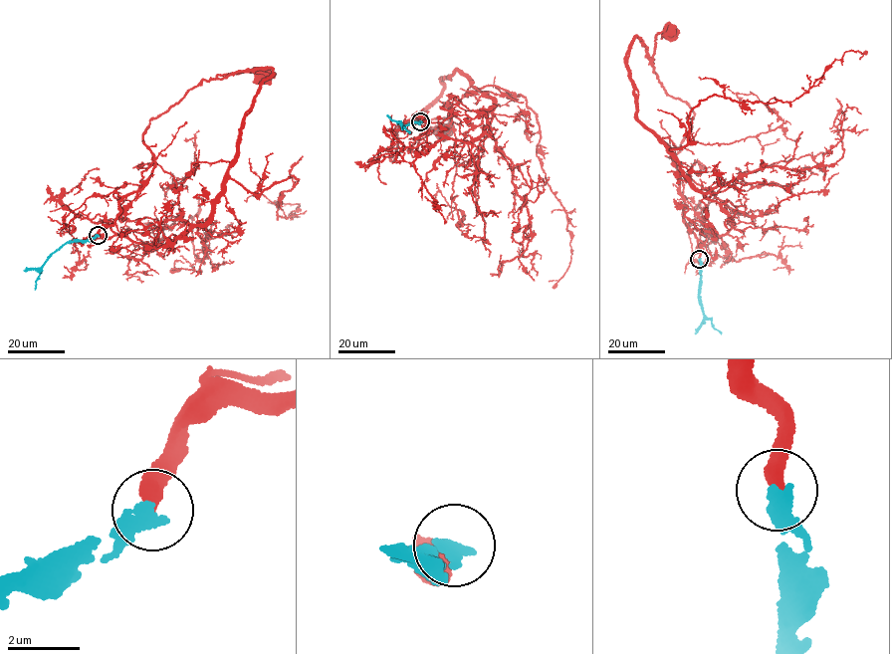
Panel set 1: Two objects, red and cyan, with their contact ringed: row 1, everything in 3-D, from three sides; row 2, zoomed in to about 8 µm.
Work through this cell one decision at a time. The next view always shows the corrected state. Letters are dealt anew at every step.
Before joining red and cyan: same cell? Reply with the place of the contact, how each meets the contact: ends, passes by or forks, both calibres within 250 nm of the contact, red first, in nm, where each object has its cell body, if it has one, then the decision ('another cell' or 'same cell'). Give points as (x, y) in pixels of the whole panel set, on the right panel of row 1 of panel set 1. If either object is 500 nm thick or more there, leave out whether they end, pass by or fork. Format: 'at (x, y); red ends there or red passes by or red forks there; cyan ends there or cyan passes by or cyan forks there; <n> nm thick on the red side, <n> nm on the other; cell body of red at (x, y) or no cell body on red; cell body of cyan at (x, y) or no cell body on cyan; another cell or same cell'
at (699, 259); red ends there; cyan ends there; 380 nm thick on the red side, 360 nm on the other; cell body of red at (669, 32); no cell body on cyan; another cell

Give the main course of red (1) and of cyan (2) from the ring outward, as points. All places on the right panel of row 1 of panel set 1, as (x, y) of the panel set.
1: (699, 258), (672, 158), (694, 113), (666, 95), (653, 72), (655, 41), (670, 31)
2: (699, 258), (701, 305), (721, 334)

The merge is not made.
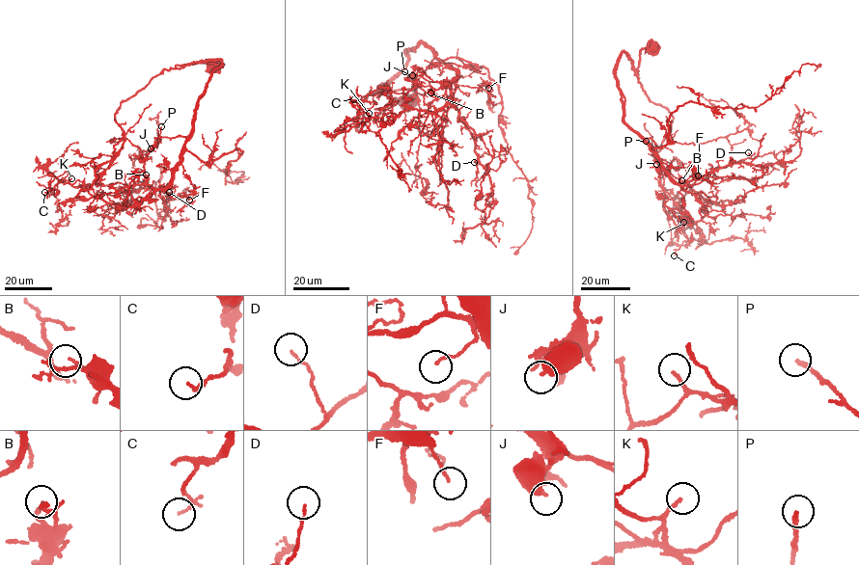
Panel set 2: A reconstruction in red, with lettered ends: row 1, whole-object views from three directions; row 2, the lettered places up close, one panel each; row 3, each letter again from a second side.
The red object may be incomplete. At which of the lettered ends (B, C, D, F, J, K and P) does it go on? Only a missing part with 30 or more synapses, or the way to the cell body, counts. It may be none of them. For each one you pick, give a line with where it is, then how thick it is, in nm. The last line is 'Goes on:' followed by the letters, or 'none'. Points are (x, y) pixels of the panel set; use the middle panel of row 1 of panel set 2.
Goes on: none

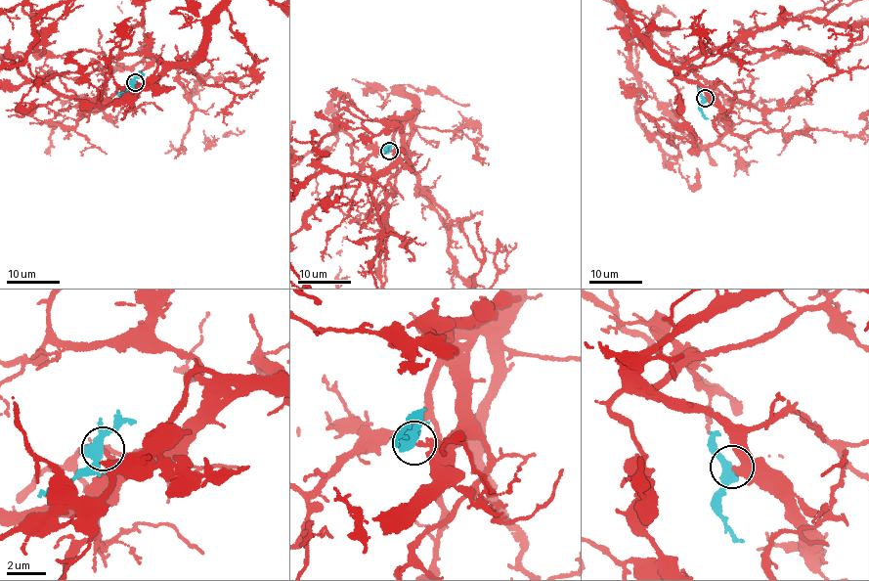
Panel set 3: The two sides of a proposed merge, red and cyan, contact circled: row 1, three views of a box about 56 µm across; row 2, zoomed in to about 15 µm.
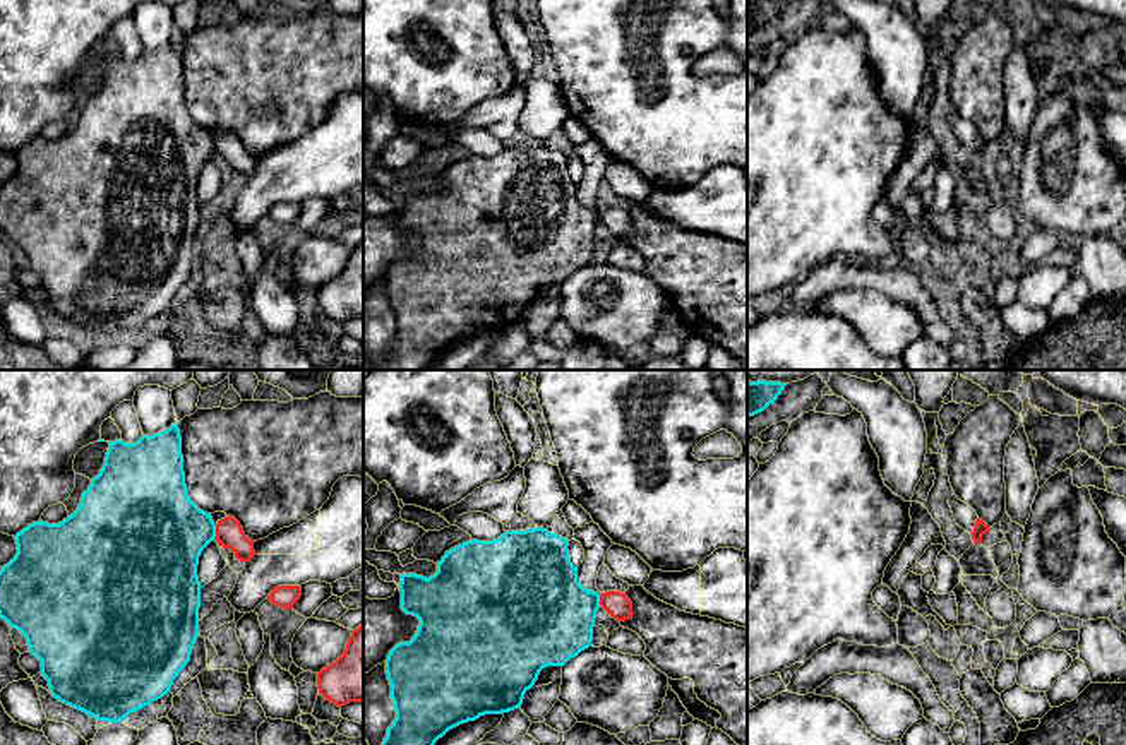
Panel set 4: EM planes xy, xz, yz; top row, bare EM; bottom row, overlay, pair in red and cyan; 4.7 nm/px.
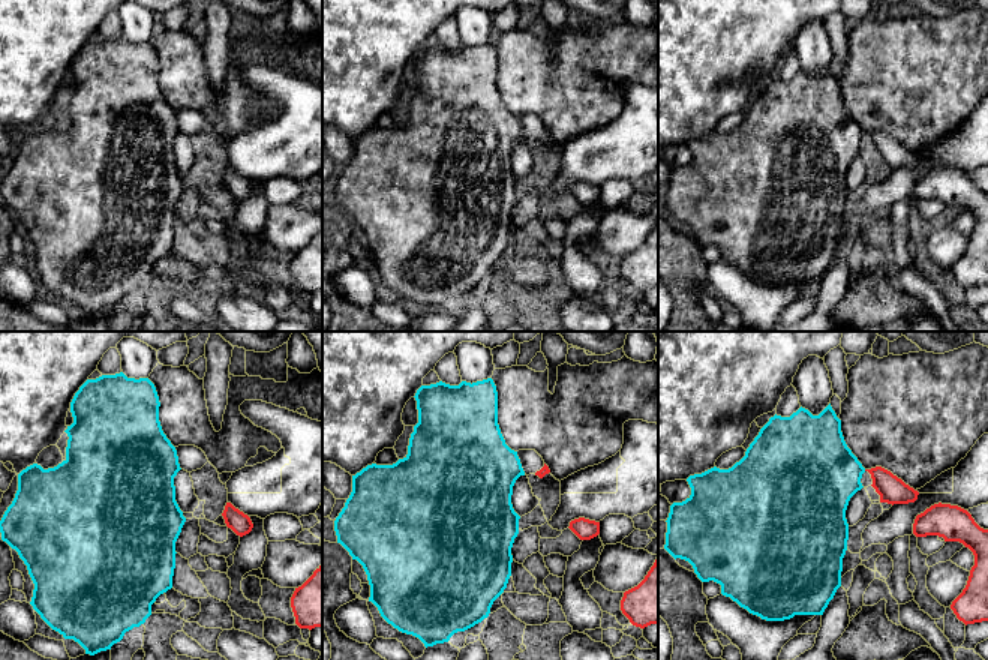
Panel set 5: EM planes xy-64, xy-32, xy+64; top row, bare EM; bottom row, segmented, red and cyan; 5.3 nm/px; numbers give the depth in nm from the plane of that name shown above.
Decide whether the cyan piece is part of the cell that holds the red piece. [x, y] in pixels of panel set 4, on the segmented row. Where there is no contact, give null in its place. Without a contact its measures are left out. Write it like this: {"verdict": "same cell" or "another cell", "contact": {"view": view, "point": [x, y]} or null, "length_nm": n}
{"verdict": "another cell", "contact": {"view": "xy", "point": [216, 531]}, "length_nm": 70}

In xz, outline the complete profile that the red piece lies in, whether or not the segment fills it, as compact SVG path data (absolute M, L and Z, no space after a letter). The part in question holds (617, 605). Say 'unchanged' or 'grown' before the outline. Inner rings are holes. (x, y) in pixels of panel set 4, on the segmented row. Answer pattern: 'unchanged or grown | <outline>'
unchanged | M607 591L600 594L600 606L619 623L632 617L632 603L626 593Z

